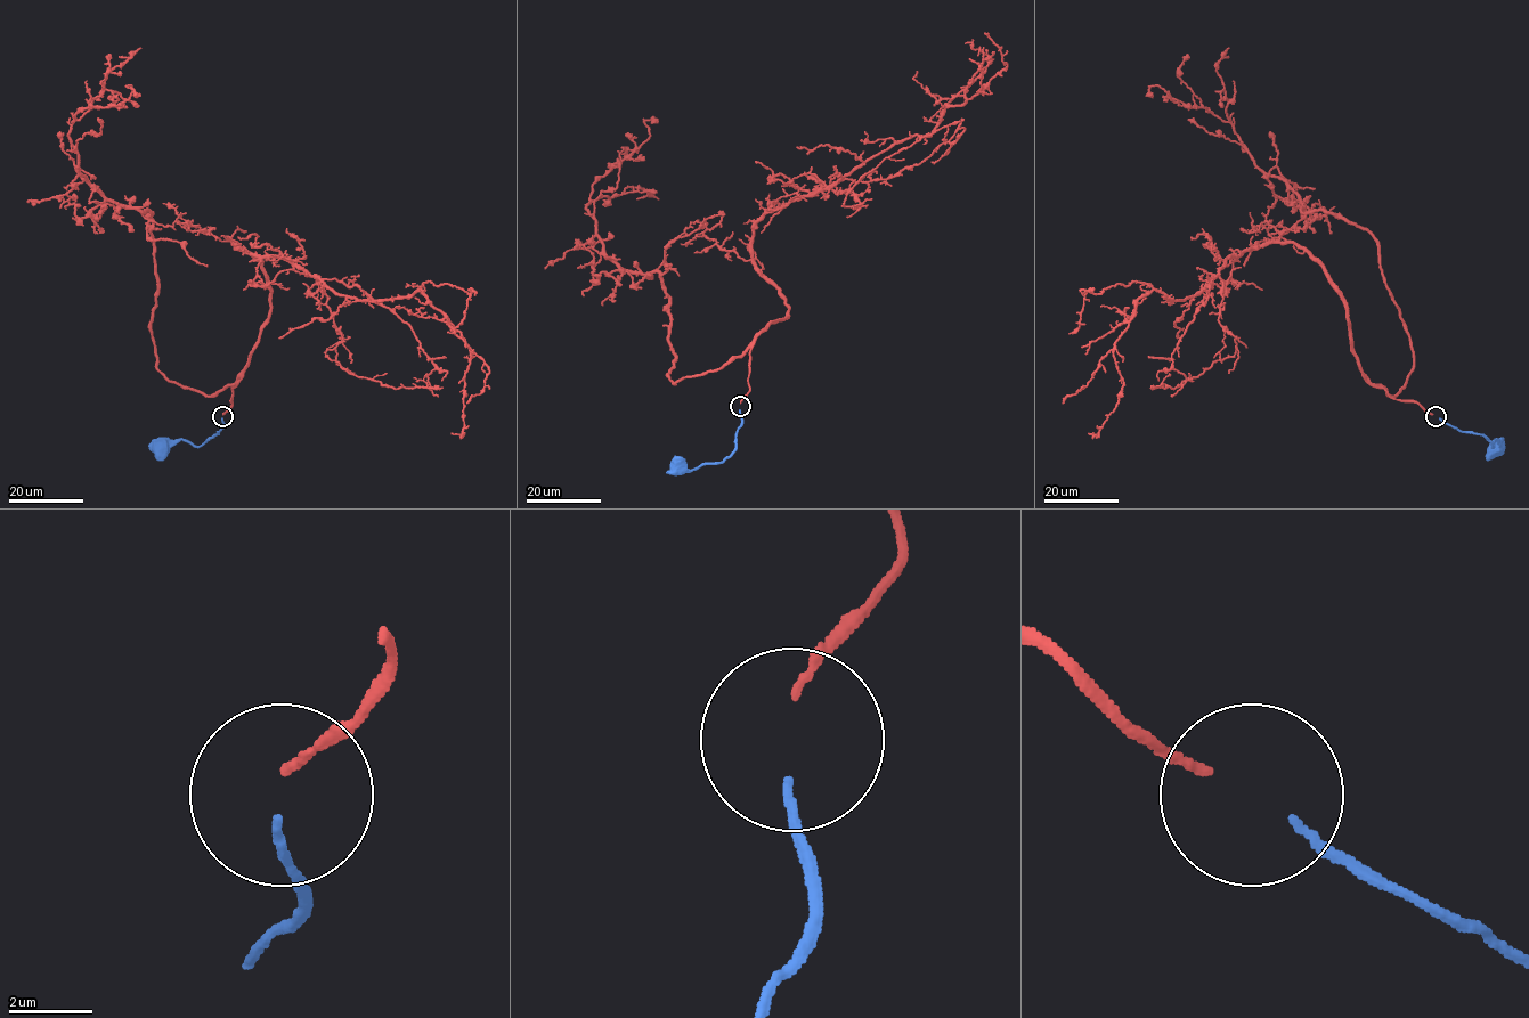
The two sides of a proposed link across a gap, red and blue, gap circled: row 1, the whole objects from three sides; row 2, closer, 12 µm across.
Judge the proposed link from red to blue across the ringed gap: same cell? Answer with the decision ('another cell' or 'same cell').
same cell

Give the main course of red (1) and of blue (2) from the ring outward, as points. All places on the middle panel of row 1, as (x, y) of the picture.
1: (740, 402), (754, 339), (788, 316), (753, 259), (755, 225), (928, 136), (989, 84), (982, 94), (969, 58)
2: (740, 409), (741, 423), (734, 450), (729, 456), (691, 470), (682, 466)

